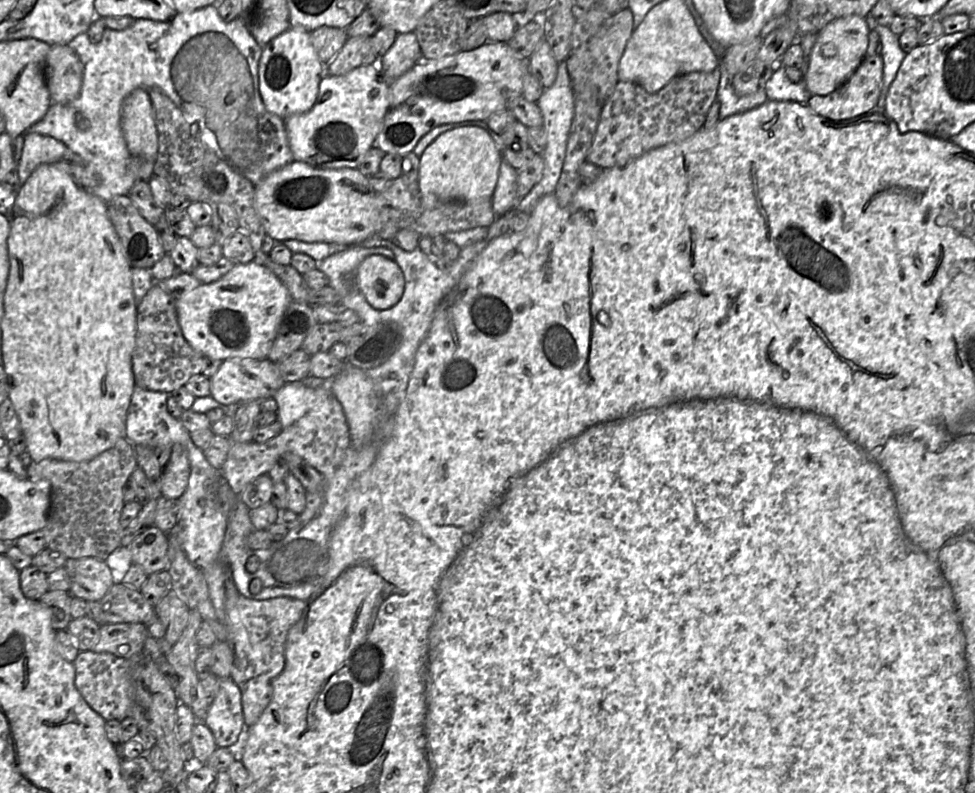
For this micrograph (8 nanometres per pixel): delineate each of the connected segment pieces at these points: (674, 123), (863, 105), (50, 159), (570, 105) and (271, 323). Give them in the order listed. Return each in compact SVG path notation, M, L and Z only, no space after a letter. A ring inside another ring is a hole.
M720 68L712 72L691 72L676 76L656 93L647 92L637 83L619 80L601 111L587 161L602 169L623 167L652 149L690 138L703 127L707 113L717 99L719 83Z
M880 54L863 59L852 76L837 90L828 95L813 95L806 103L815 114L832 121L846 121L876 110L883 86L883 58Z
M26 133L23 135L24 144L22 148L22 153L20 160L17 164L17 172L19 177L19 182L22 185L32 174L32 172L42 164L54 164L61 160L66 160L67 155L72 153L67 146L50 137L45 135L40 135L37 133Z
M566 62L559 63L555 82L551 87L544 90L538 101L536 101L536 104L541 110L544 130L547 137L547 144L542 154L544 172L540 182L537 183L525 197L518 200L516 209L523 212L531 212L542 197L553 193L561 175L569 131L574 116L574 97Z
M253 261L236 264L217 281L202 283L183 294L175 300L175 308L184 338L203 356L222 361L234 357L264 359L267 358L283 313L291 300L289 291L281 280L271 270Z

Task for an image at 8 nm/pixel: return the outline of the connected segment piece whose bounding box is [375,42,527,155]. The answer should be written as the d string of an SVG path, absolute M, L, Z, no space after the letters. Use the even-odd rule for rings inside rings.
M487 42L470 50L433 61L419 61L397 78L389 88L389 106L375 146L382 152L405 155L413 152L419 140L433 128L469 120L483 120L493 113L509 109L510 100L522 95L527 60L520 58L506 42Z

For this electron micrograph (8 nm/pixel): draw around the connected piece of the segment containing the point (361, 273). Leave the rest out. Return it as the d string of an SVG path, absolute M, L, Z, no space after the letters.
M381 255L365 258L355 272L355 281L368 304L377 310L395 306L405 288L400 266Z

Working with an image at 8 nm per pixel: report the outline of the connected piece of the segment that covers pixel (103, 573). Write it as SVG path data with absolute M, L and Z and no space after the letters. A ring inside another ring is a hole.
M67 559L64 566L71 579L71 596L86 602L100 601L114 584L112 573L103 560Z

